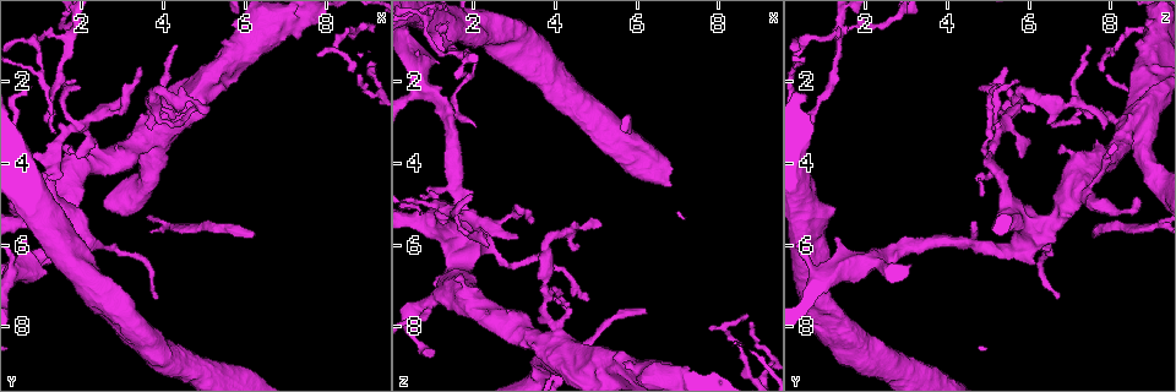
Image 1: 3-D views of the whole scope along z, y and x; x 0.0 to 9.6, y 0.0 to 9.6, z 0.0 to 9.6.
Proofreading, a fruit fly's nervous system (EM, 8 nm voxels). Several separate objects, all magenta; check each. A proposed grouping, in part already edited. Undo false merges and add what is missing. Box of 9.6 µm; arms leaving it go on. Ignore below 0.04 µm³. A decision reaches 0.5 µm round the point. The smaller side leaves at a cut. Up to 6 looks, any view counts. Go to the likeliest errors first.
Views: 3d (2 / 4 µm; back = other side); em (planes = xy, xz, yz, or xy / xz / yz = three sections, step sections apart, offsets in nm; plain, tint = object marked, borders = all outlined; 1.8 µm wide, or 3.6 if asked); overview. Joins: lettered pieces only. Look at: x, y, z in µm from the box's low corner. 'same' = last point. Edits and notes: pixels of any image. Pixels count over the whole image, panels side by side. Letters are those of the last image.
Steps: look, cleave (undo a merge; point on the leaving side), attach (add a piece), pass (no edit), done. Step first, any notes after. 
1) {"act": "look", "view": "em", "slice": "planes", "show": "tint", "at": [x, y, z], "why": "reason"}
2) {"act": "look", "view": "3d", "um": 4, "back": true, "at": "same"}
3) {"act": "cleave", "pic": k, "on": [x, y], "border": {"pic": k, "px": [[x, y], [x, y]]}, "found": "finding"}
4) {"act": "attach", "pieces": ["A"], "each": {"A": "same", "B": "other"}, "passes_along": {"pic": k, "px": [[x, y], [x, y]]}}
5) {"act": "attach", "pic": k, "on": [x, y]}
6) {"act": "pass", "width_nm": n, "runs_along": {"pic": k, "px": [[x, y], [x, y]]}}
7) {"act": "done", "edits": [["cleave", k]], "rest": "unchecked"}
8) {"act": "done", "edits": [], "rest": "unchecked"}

{"act": "look", "view": "em", "slice": "xz", "step": 4, "show": "tint", "at": [1.60, 0.95, 1.35], "why": "sharp bend"}

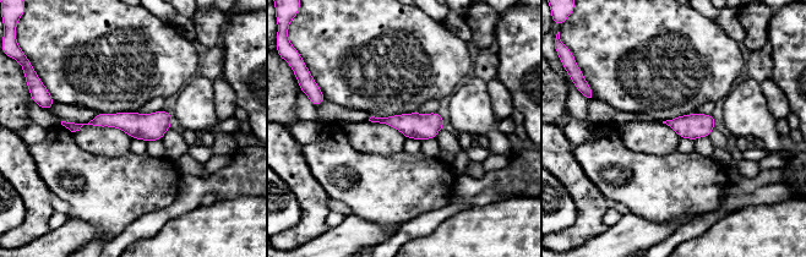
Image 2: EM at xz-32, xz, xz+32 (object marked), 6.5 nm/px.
{"act": "look", "view": "em", "slice": "planes", "show": "borders", "at": "same", "why": "another direction"}

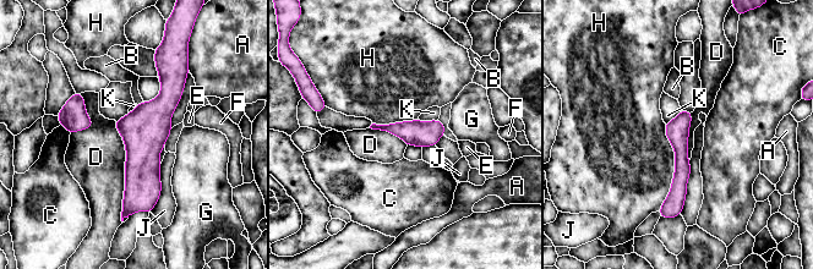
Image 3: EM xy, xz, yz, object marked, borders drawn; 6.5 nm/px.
{"act": "pass", "each": {"A": "other", "B": "other", "C": "other", "D": "other", "E": "other", "F": "other", "G": "other", "H": "other", "J": "other", "K": "other"}, "found": "one cell here"}

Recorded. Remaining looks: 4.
{"act": "look", "view": "em", "um": 3.6, "slice": "yz", "step": 16, "show": "tint", "at": [2.05, 5.75, 6.05], "why": "four-way junction"}

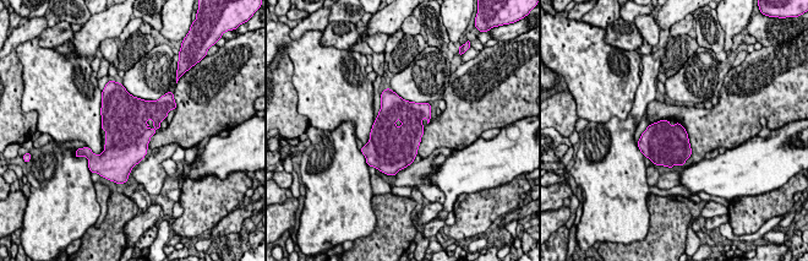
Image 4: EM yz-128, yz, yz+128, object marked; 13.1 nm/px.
{"act": "look", "view": "em", "um": 3.6, "slice": "planes", "show": "borders", "at": "same", "why": "another direction"}

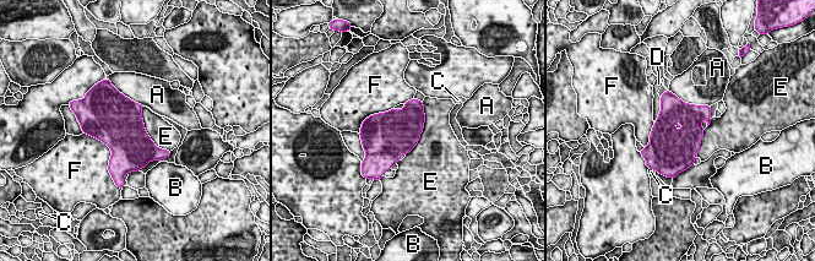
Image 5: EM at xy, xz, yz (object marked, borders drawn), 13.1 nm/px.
{"act": "pass", "longest_contact_nm": ["E", 750], "each": {"A": "other", "B": "other", "C": "other", "D": "other", "E": "other", "F": "other"}, "border": {"pic": 5, "px": [[423, 102], [424, 128], [406, 155]]}, "found": "one cell here"}

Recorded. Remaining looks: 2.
{"act": "look", "view": "3d", "um": 4, "back": true, "at": [3.40, 1.65, 5.40], "why": "branch stops here"}

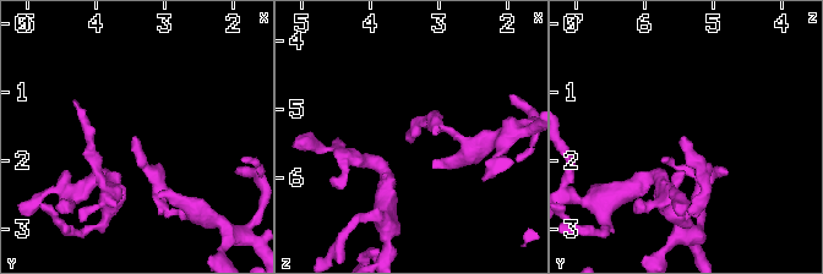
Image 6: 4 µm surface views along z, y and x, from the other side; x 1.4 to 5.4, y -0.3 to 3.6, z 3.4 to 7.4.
{"act": "look", "view": "em", "slice": "planes", "show": "borders", "at": [3.50, 1.65, 5.45]}

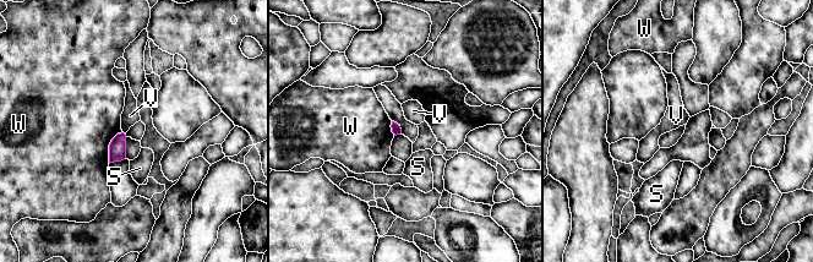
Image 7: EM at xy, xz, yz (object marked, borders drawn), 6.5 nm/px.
{"act": "pass", "each": {"S": "other", "V": "other", "W": "other"}, "border": {"pic": 7, "px": [[121, 129], [126, 131]]}, "found": "no lettered piece goes on from it"}

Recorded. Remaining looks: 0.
{"act": "done", "edits": [], "rest": "unchecked"}

